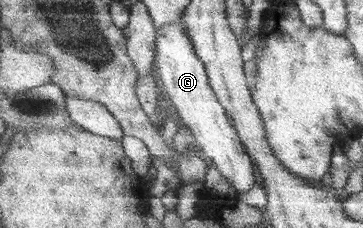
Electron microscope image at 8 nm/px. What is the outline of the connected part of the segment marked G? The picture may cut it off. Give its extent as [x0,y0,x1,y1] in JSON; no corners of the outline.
[156,19,257,197]

